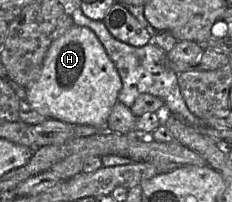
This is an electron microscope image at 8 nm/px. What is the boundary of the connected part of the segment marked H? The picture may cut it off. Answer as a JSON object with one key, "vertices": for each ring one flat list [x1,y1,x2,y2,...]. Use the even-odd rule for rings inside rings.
{"vertices":[[74,24,49,46,39,78,27,87,26,101,47,118,104,129,121,89,118,70,97,35]]}

